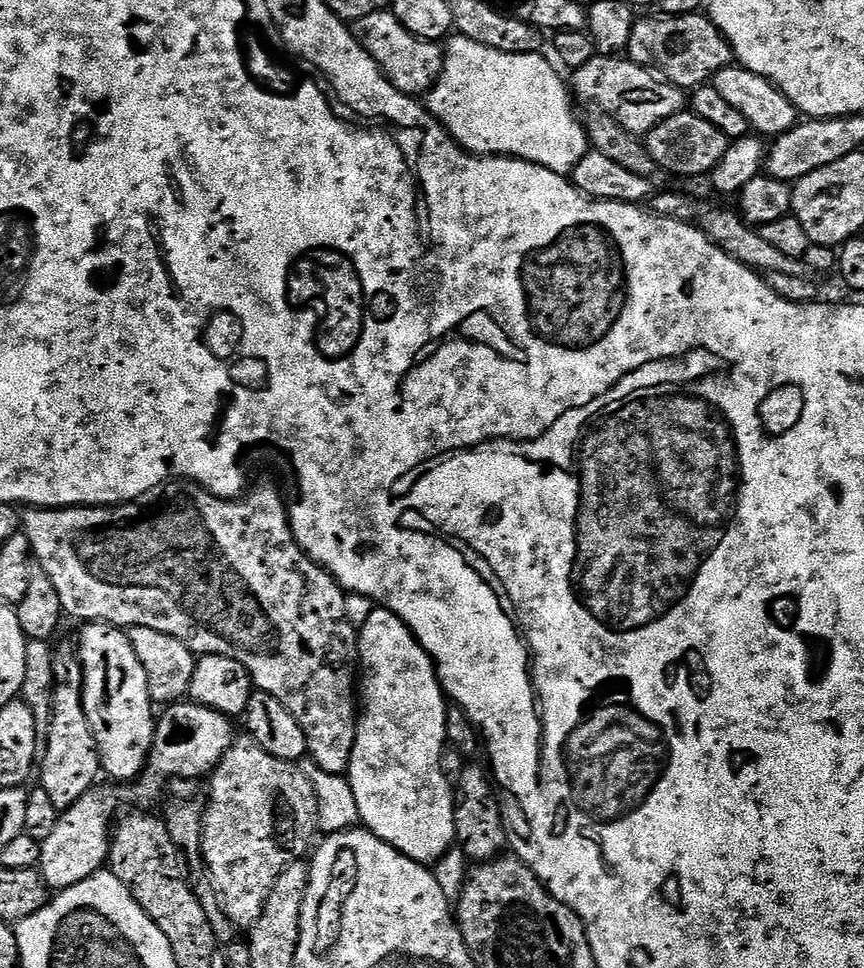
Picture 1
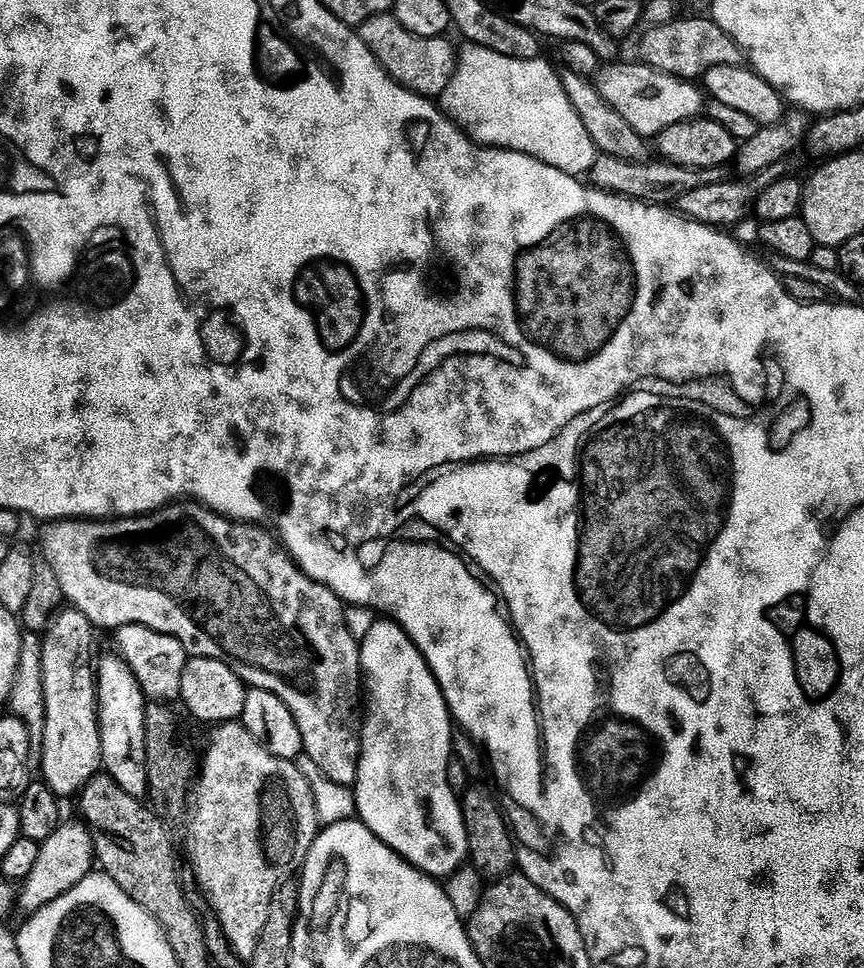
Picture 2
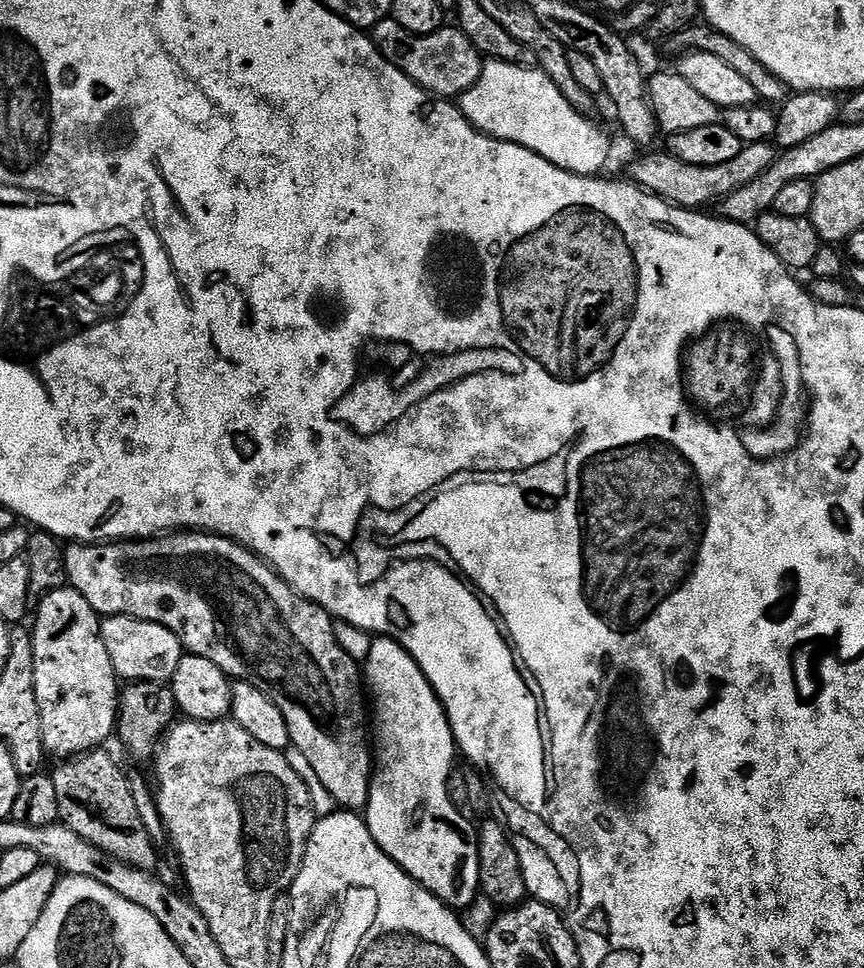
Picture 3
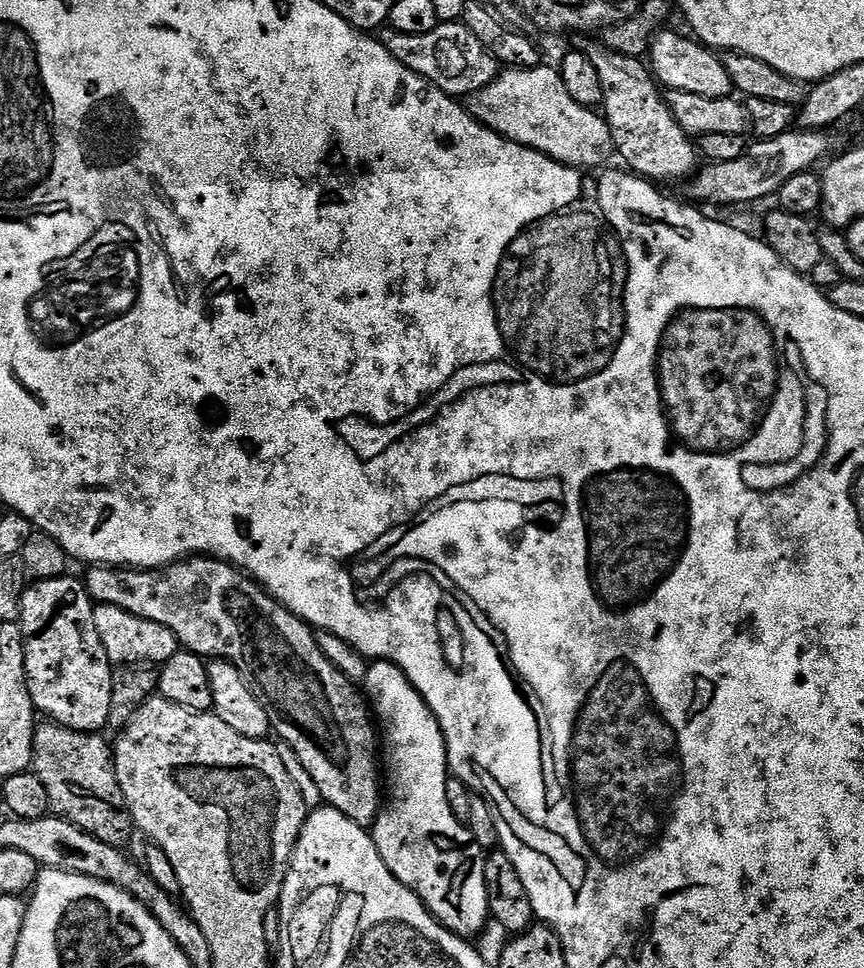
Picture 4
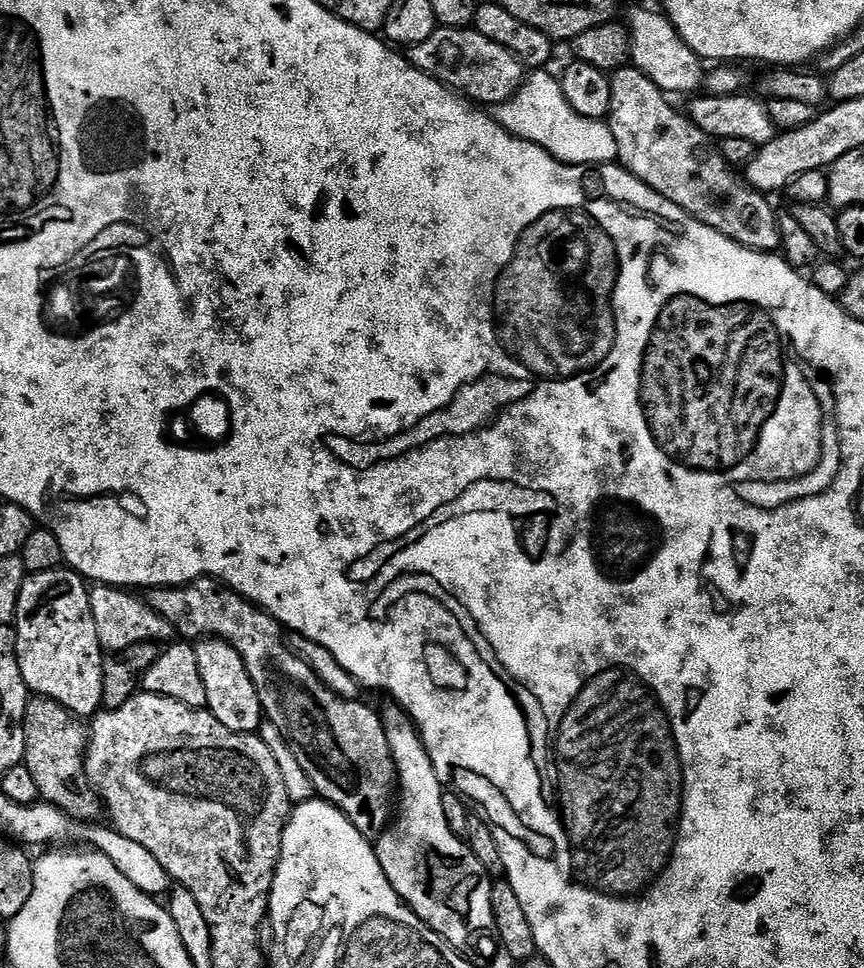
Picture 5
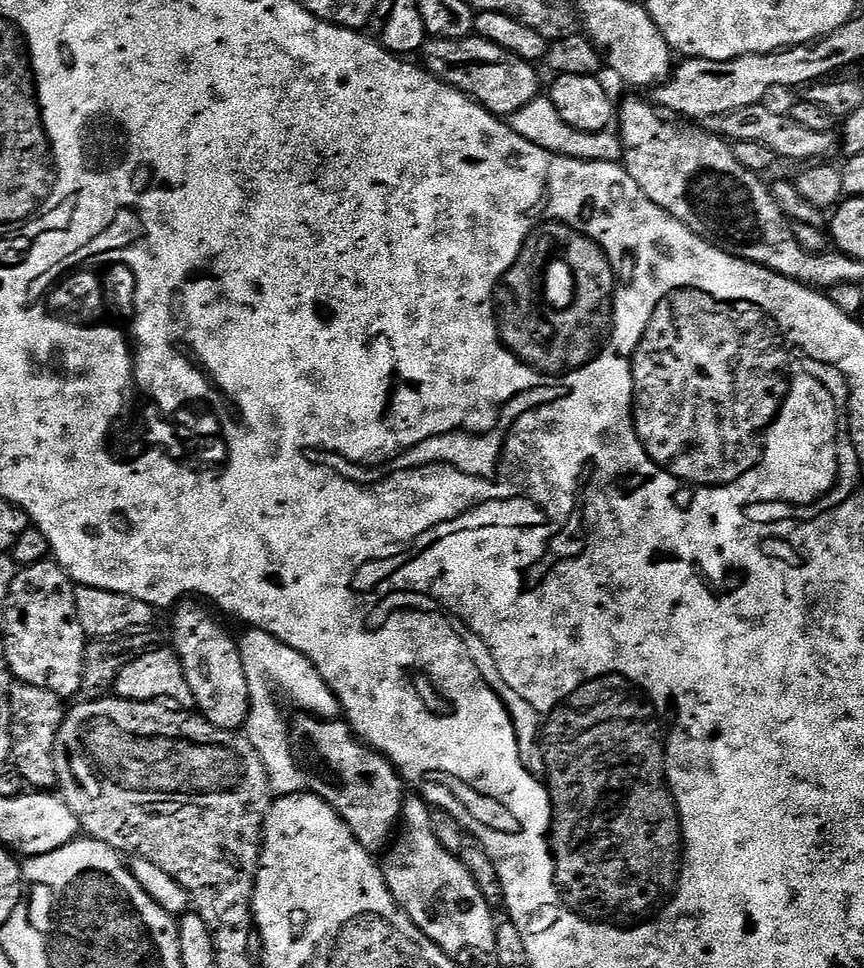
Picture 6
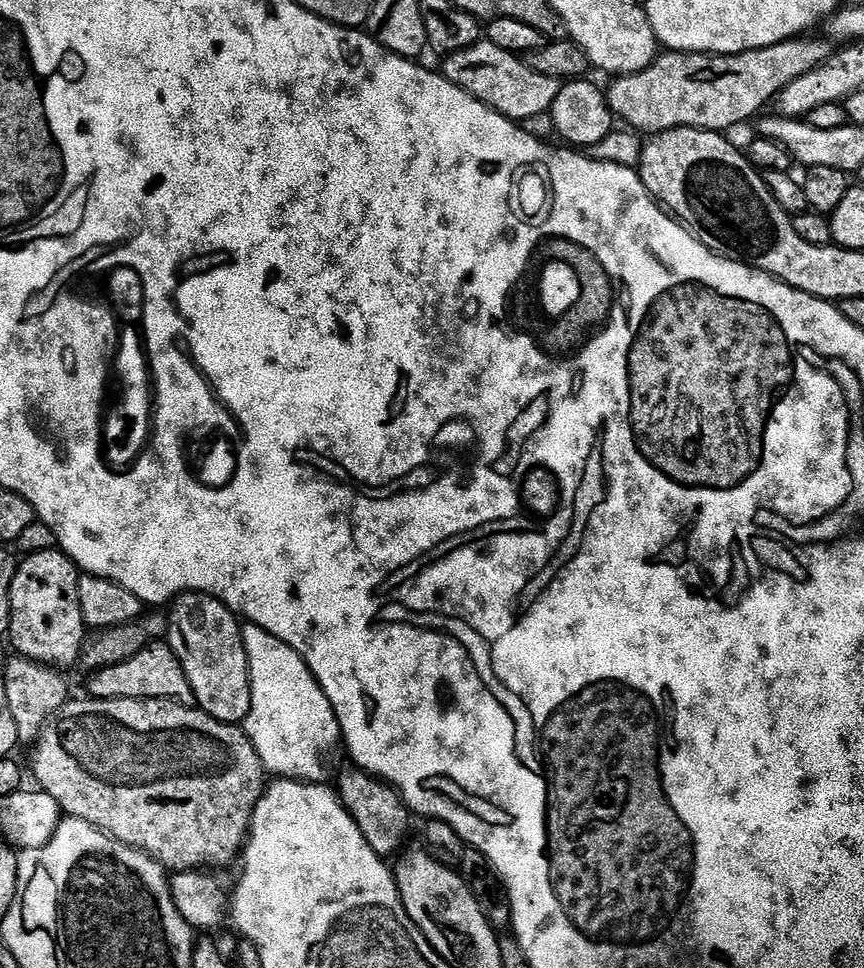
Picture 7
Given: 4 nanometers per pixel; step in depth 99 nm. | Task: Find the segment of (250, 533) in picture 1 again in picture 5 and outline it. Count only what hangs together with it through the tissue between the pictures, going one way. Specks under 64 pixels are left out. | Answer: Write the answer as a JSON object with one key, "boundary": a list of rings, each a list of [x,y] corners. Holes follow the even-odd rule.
{"boundary":[[[205,578],[193,584],[182,584],[179,588],[153,588],[147,593],[147,602],[155,612],[170,622],[173,633],[188,642],[199,642],[205,638],[224,640],[242,658],[254,690],[258,690],[258,702],[263,719],[273,724],[290,746],[298,766],[306,770],[312,783],[313,793],[319,799],[334,805],[368,840],[373,842],[387,830],[394,816],[394,797],[398,792],[396,763],[390,754],[388,731],[379,711],[367,708],[344,694],[337,694],[320,681],[320,675],[305,662],[299,652],[284,641],[285,629],[280,627],[272,615],[244,596],[224,587],[219,580]]]}

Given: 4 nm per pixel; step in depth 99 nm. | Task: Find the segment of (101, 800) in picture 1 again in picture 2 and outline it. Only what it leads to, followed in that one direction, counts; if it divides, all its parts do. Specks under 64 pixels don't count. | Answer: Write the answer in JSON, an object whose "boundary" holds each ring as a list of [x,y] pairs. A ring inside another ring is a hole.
{"boundary":[[[61,823],[56,832],[40,844],[38,850],[38,862],[34,862],[34,870],[30,870],[27,880],[23,881],[21,890],[18,892],[18,908],[24,914],[31,914],[50,906],[62,894],[66,894],[82,878],[92,875],[94,871],[94,853],[92,851],[92,835],[83,823],[76,824]],[[93,864],[93,865],[92,865]]]}

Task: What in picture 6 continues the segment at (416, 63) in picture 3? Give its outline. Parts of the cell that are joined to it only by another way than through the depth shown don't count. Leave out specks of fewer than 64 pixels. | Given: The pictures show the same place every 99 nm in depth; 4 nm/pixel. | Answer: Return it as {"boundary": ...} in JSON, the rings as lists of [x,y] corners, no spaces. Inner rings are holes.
{"boundary":[[[475,34],[460,40],[429,39],[422,52],[428,55],[427,67],[433,76],[439,76],[444,83],[472,97],[494,116],[510,118],[541,95],[540,76],[529,61]]]}

